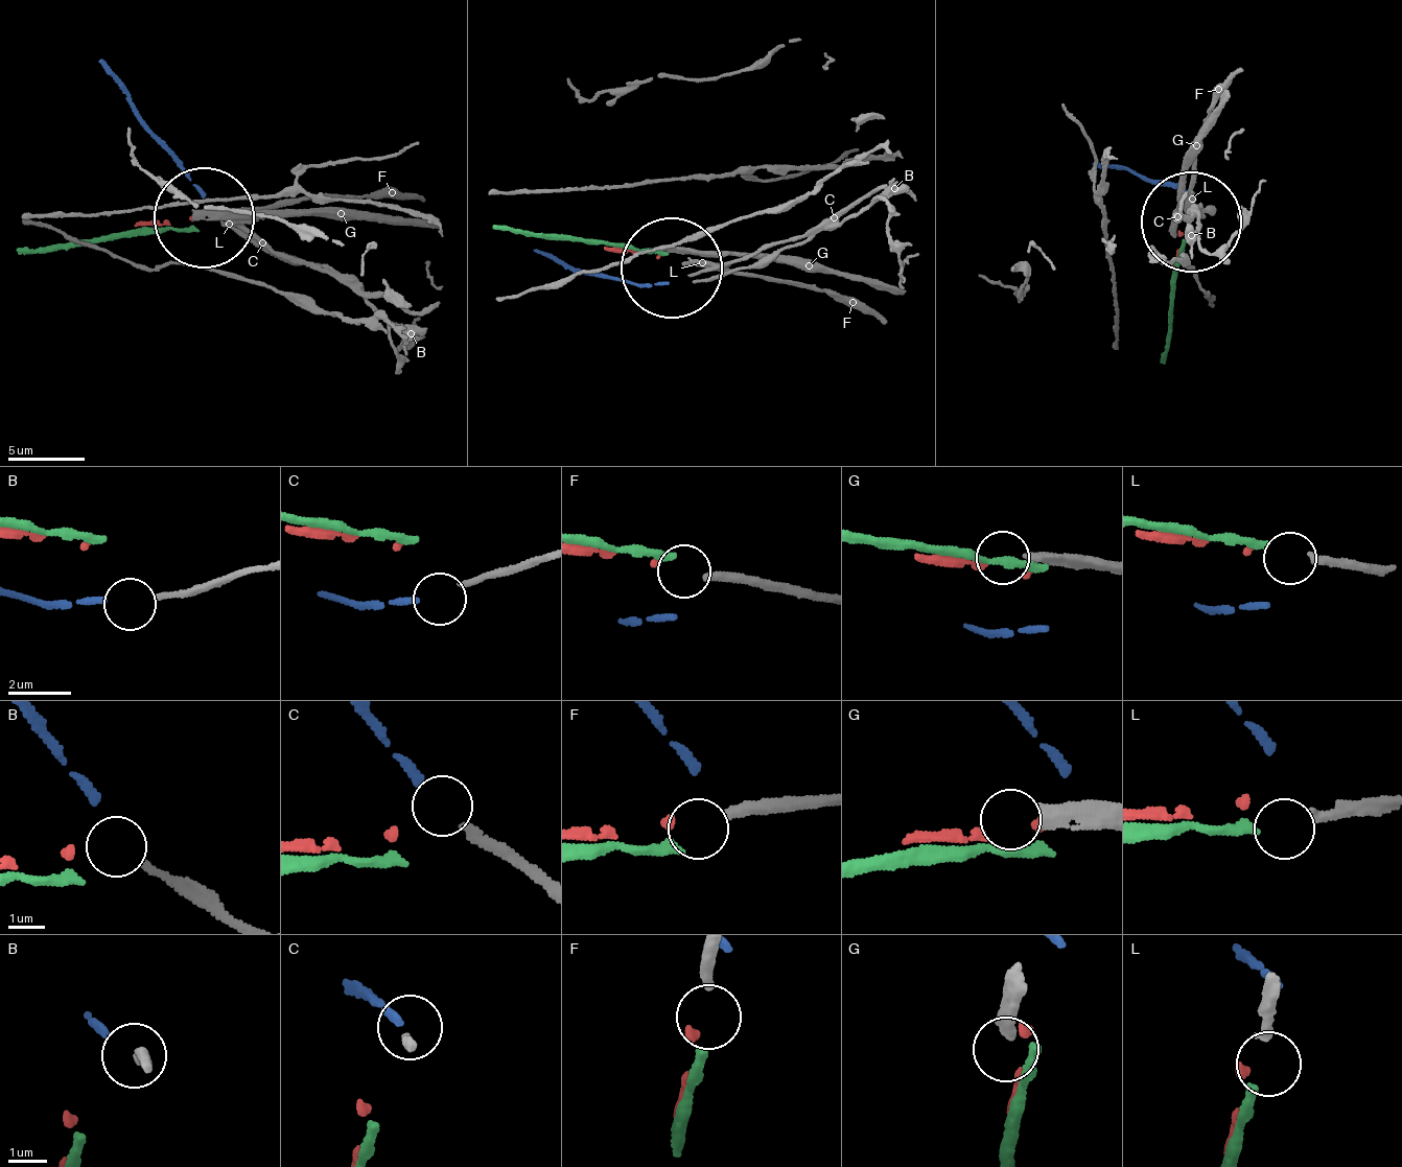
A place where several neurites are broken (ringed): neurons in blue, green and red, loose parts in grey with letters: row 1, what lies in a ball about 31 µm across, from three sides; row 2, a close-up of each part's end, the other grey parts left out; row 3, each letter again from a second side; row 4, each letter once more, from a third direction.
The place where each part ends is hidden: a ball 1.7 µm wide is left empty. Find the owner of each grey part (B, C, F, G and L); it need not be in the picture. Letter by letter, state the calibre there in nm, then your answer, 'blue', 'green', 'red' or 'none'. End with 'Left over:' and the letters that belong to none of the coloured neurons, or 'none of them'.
B: 170 nm thick; none
C: 200 nm thick; blue
F: 280 nm thick; red
G: 360 nm thick; none
L: 260 nm thick; green
Left over: B, G

